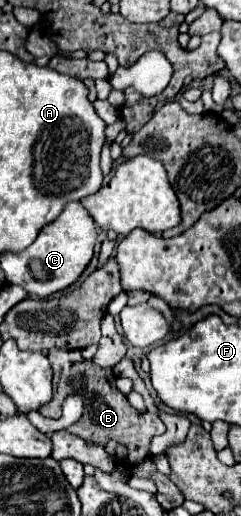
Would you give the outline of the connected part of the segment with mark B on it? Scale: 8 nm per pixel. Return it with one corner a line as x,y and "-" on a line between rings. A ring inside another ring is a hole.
50,350
48,360
50,360
52,370
54,370
54,400
50,404
46,404
46,408
42,408
40,414
46,416
46,418
58,420
62,416
62,402
64,402
64,398
74,394
72,386
66,382
66,378
74,376
74,374
76,376
84,376
86,378
86,392
84,392
84,410
86,412
66,432
78,434
86,442
94,442
98,446
106,446
110,440
120,442
128,450
126,458
122,460
122,466
128,468
128,476
140,476
142,464
146,462
146,466
148,466
148,462
152,460
152,452
150,452
152,438
166,432
166,426
158,418
158,414
152,414
152,412
138,414
138,410
130,406
128,398
116,388
114,372
110,368
100,368
94,362
84,360
78,350

